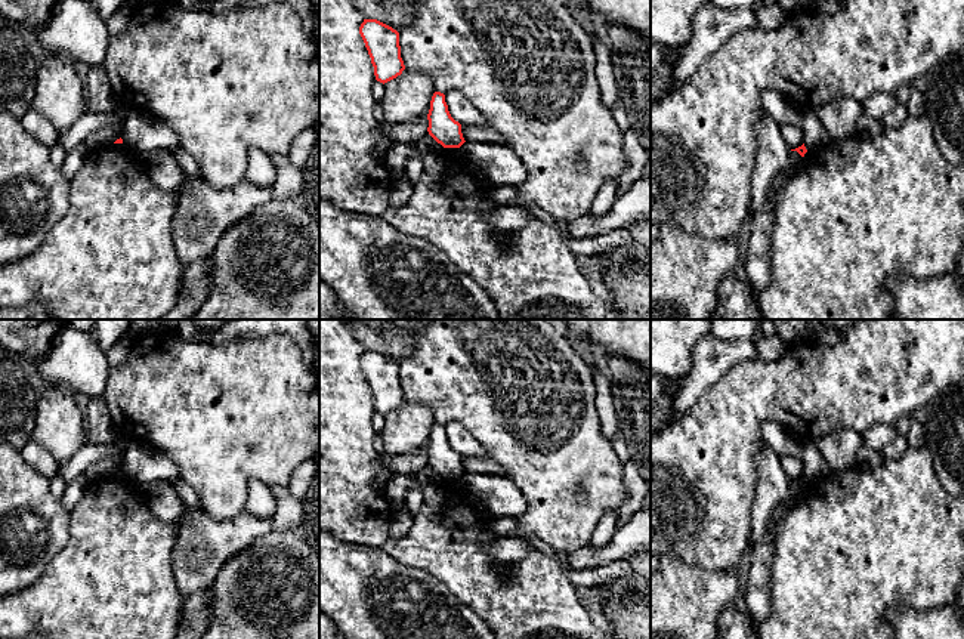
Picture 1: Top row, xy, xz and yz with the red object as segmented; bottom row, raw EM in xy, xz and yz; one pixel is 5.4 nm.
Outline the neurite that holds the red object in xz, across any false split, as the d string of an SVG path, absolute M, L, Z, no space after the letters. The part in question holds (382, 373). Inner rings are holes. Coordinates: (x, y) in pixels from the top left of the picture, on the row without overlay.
M364 351L359 365L371 389L377 413L384 416L402 405L405 396L396 361L377 351Z

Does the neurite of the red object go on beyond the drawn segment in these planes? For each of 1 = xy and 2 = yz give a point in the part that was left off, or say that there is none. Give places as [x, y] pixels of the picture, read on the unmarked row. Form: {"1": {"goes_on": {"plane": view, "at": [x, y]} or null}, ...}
{"1": {"goes_on": null}, "2": {"goes_on": null}}

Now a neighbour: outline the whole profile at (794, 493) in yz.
M797 482L790 484L788 494L784 500L788 510L792 510L797 506L797 503L800 501L800 497L801 497L801 491L803 491L803 488Z

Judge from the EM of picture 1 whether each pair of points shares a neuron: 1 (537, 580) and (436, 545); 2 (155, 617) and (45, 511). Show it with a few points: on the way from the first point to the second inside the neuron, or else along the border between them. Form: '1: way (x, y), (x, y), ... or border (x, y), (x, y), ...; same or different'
1: way (512, 590), (488, 590), (462, 564); same
2: border (70, 512), (70, 537), (49, 564); different

